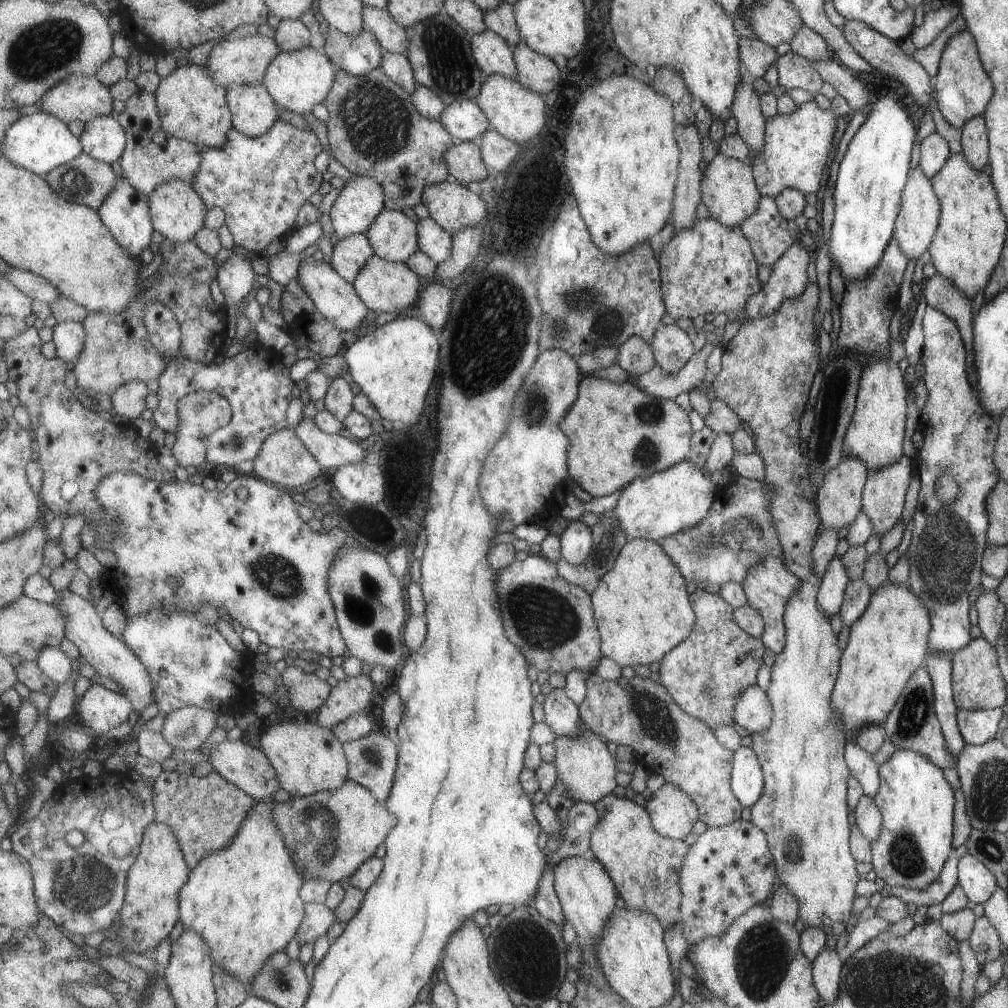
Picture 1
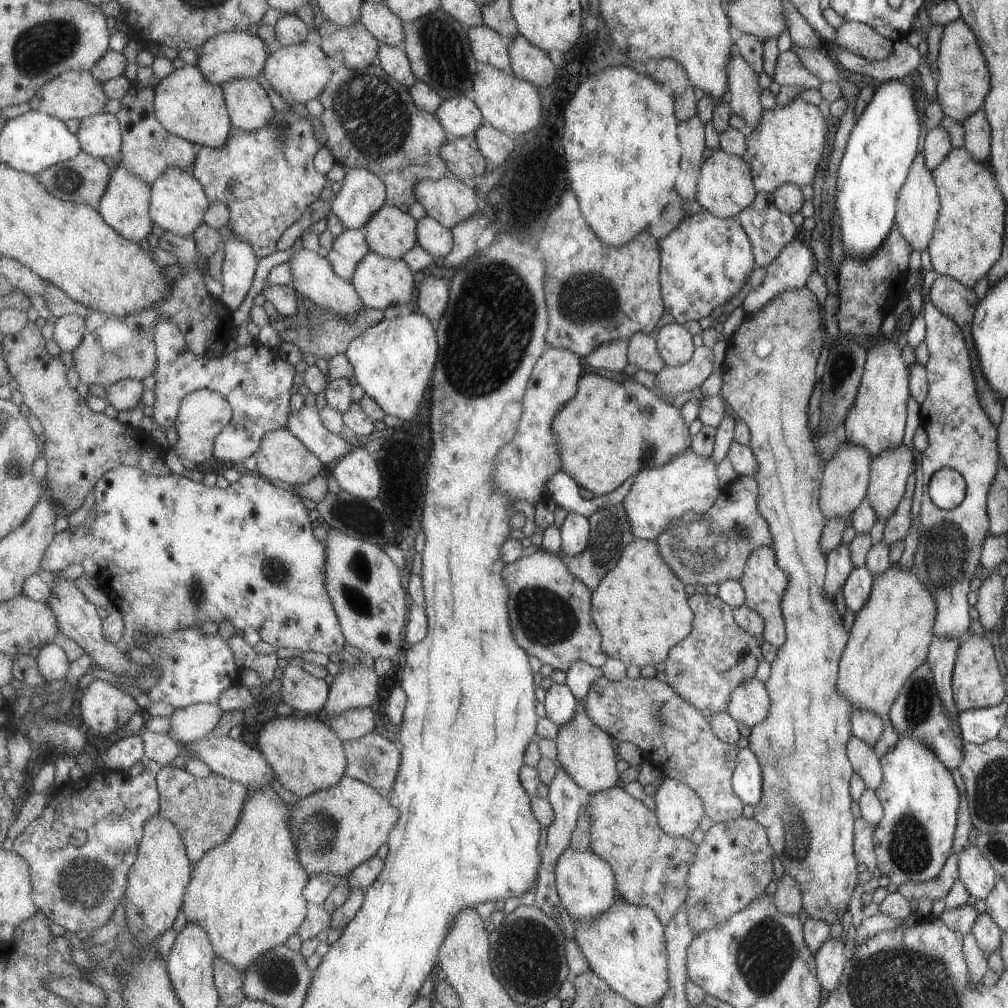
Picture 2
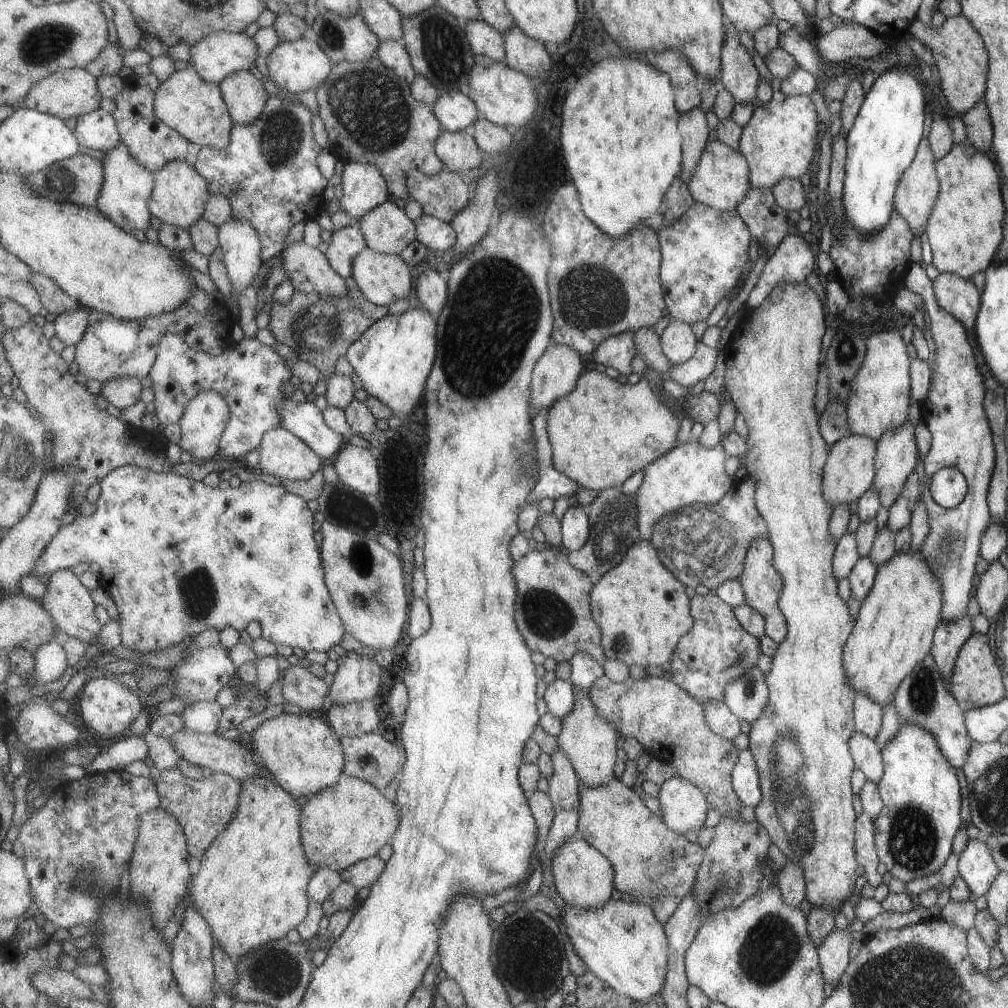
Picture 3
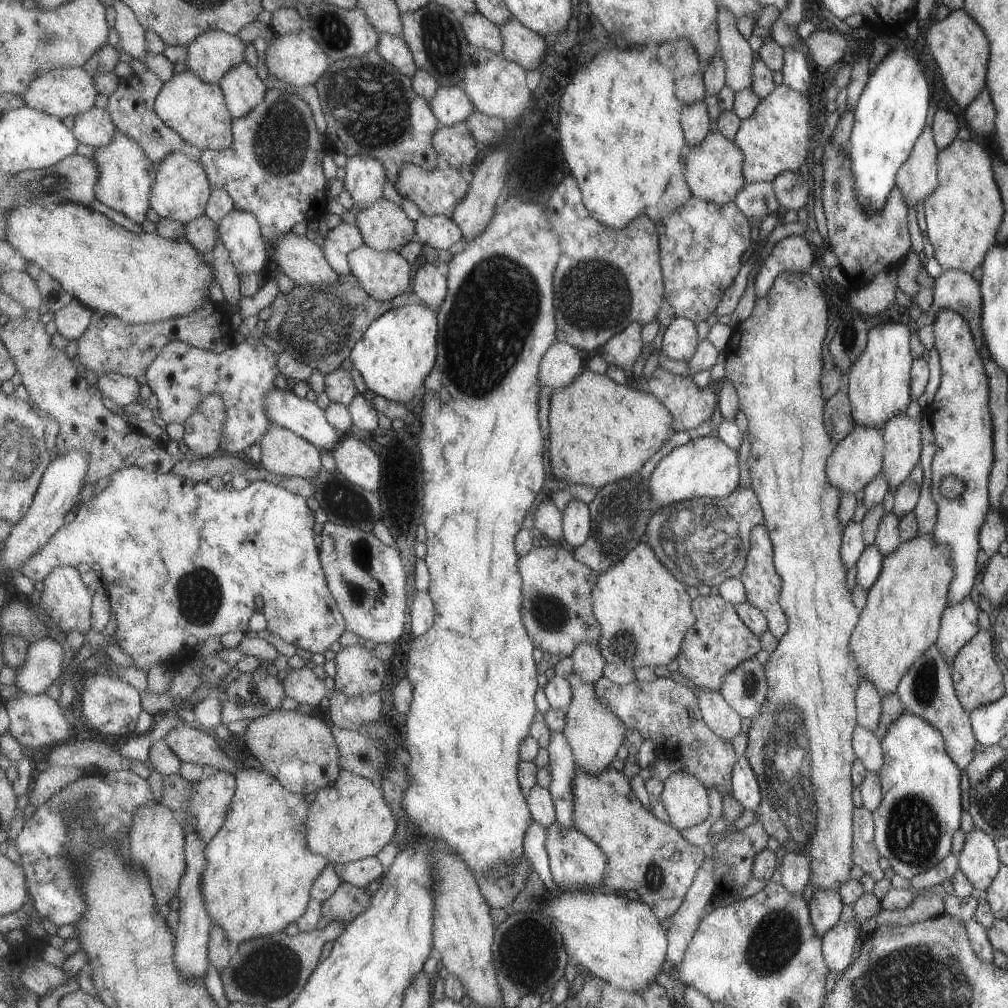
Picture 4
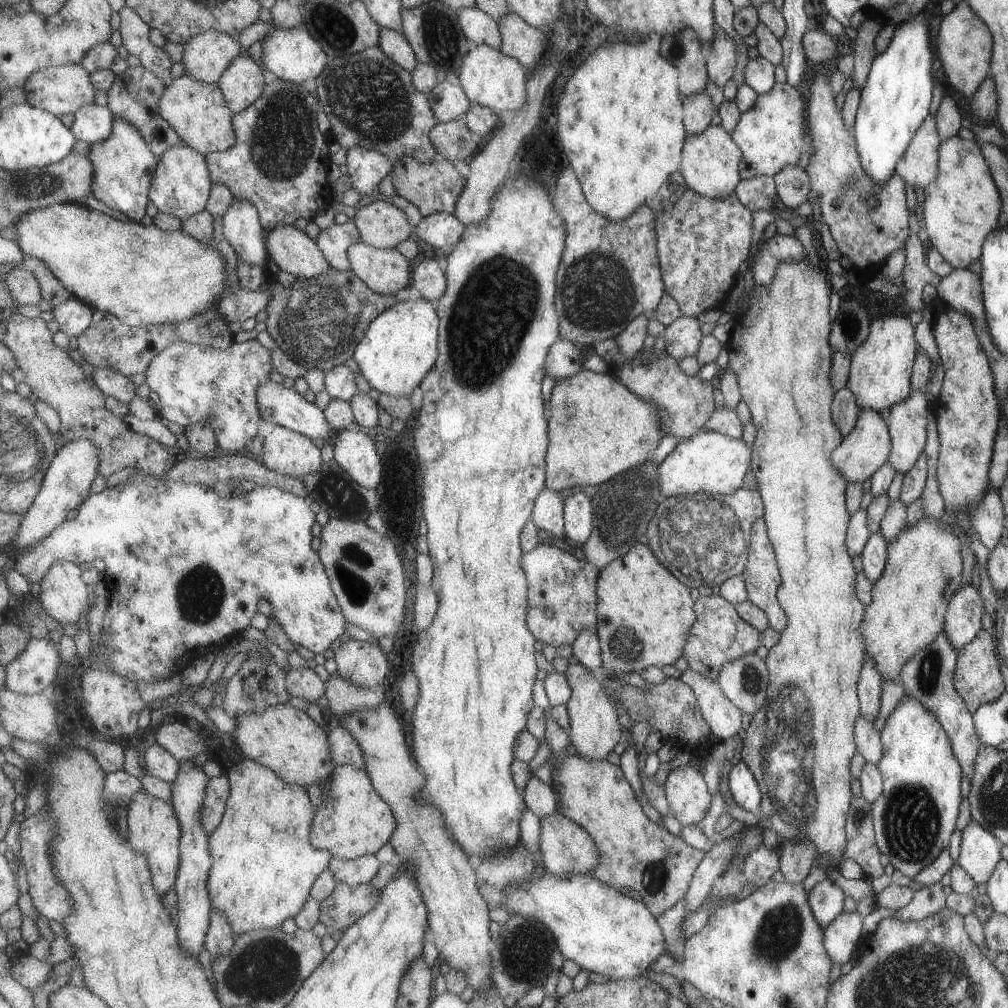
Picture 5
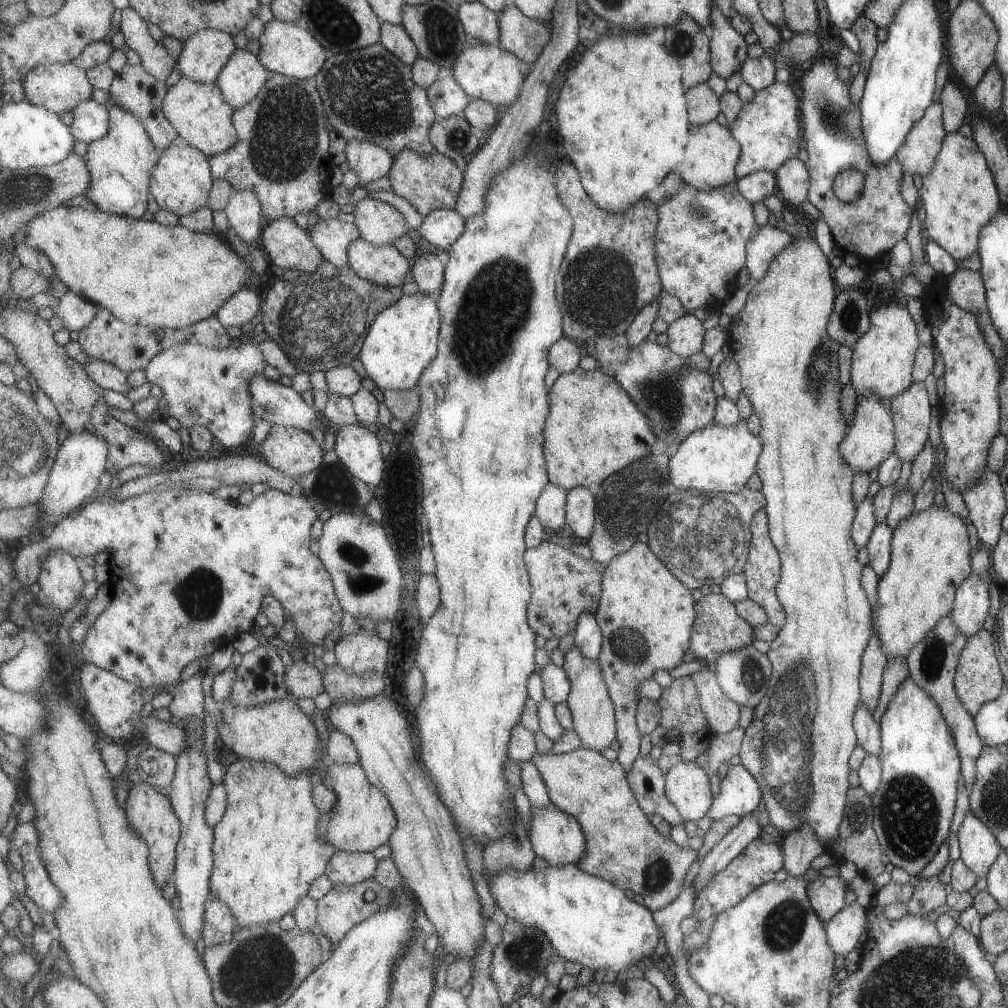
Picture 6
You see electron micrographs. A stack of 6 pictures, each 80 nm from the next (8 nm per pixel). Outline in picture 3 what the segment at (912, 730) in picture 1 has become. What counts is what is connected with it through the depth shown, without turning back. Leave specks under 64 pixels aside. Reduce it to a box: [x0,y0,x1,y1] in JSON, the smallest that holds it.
[893,654,973,769]

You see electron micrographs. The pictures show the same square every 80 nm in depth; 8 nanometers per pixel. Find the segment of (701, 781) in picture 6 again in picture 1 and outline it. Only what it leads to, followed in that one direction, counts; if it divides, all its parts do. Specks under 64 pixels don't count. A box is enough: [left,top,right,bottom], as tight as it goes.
[646,783,698,839]

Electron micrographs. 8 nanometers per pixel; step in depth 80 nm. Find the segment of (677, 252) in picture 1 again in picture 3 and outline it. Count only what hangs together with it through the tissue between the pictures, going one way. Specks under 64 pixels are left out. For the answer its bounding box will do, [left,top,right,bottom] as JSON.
[656,202,750,323]

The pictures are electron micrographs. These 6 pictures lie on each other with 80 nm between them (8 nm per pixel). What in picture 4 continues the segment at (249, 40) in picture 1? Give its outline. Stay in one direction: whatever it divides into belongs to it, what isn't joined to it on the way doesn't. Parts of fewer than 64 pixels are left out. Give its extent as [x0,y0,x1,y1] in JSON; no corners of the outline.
[187,31,247,84]

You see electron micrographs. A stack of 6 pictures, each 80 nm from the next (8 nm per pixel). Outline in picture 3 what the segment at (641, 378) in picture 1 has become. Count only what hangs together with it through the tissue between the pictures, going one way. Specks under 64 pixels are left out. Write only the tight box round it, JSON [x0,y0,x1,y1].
[664,342,718,388]

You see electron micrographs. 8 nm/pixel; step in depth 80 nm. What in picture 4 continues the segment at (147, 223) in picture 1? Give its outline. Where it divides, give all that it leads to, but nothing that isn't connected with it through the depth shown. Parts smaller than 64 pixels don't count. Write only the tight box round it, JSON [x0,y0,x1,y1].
[93,129,159,222]

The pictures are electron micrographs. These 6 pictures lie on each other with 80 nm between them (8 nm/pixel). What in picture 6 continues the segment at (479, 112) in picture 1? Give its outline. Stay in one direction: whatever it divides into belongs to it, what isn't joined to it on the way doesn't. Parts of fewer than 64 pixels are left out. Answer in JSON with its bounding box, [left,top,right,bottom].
[428,77,472,119]

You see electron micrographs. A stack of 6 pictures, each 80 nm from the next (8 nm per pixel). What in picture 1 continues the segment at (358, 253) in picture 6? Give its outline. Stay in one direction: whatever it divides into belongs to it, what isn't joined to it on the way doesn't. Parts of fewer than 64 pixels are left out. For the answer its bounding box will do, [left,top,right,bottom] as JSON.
[353,254,421,314]

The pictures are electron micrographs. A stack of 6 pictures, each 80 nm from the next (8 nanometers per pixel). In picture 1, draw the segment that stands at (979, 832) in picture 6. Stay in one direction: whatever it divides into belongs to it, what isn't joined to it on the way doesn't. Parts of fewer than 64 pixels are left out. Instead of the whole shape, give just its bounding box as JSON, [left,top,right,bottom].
[956,853,998,904]

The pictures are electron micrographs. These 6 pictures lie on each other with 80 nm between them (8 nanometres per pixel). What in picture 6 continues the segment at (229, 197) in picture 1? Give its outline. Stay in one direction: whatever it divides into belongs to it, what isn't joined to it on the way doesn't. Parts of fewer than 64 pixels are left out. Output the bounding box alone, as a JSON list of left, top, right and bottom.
[210,73,333,221]

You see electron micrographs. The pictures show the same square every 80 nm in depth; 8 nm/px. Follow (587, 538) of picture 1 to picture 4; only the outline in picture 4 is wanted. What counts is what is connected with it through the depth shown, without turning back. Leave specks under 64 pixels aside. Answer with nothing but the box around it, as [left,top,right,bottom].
[562,499,591,549]

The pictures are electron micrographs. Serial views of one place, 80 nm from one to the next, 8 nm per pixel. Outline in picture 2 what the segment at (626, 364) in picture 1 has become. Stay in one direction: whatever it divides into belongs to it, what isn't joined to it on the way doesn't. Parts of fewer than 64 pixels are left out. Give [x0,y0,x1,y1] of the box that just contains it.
[626,332,665,373]

